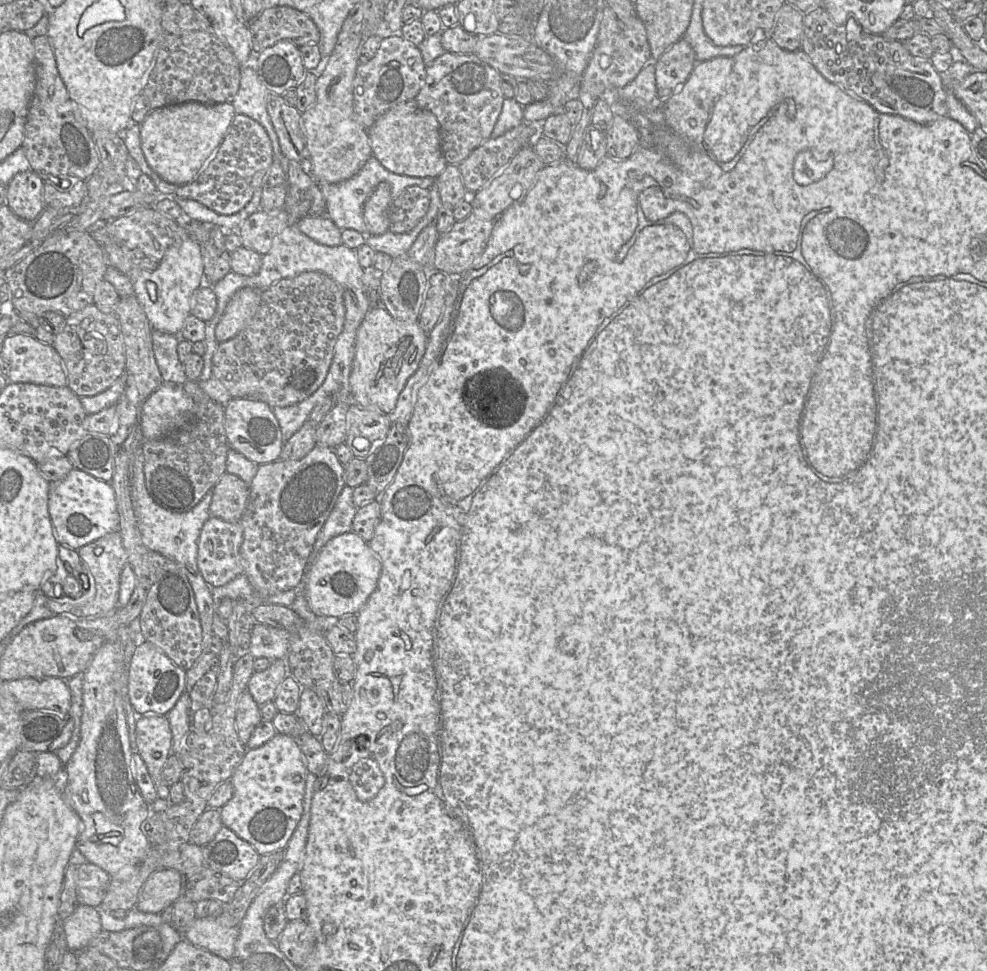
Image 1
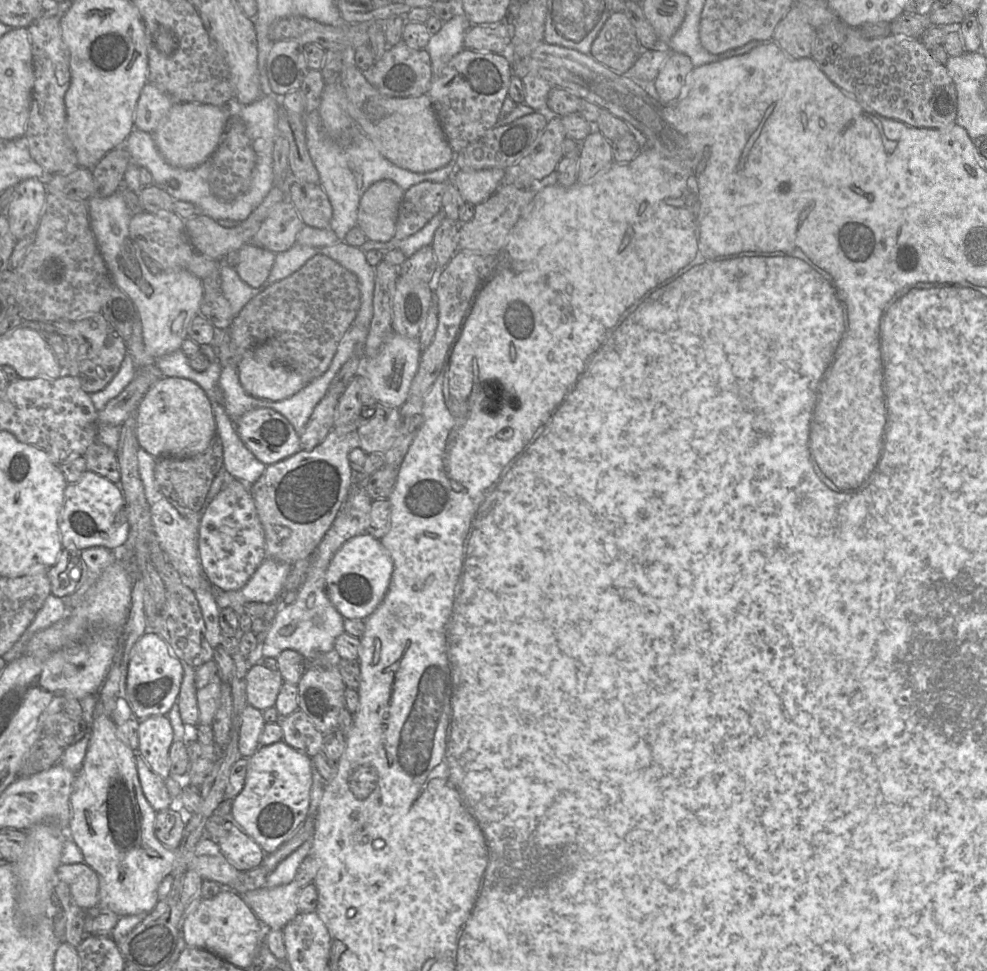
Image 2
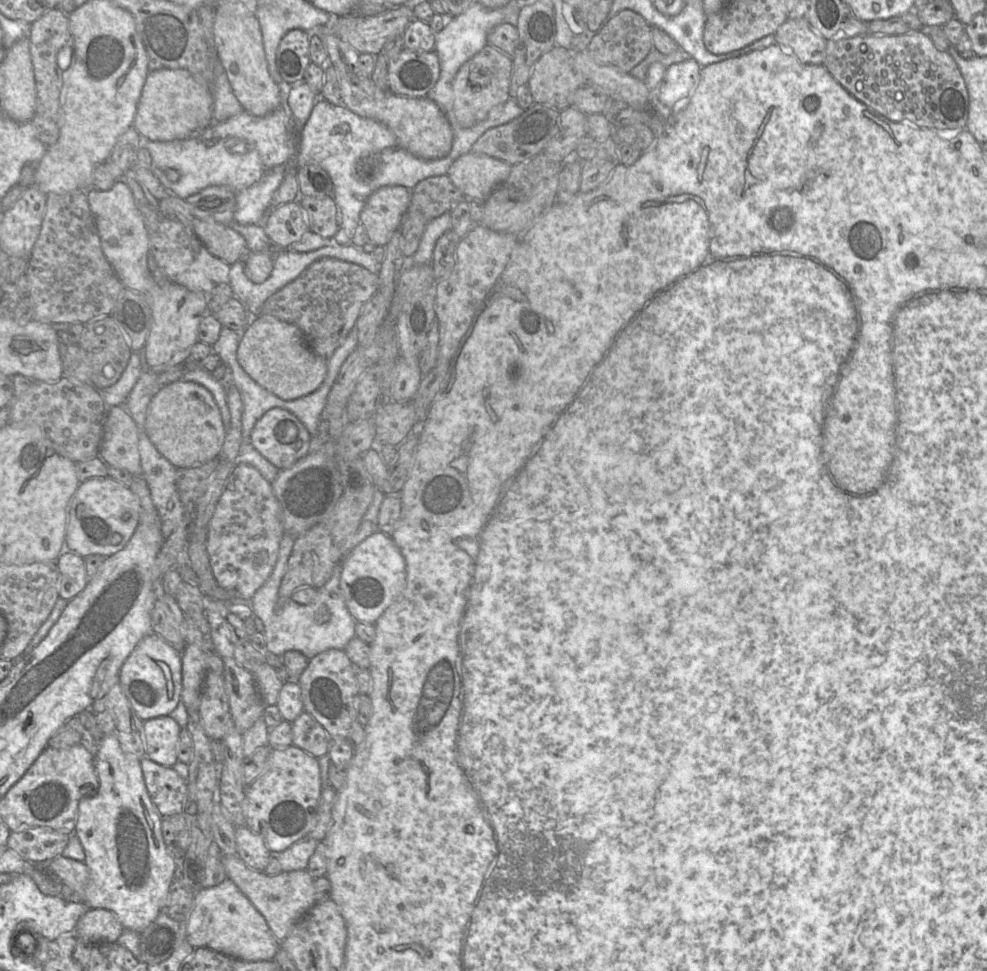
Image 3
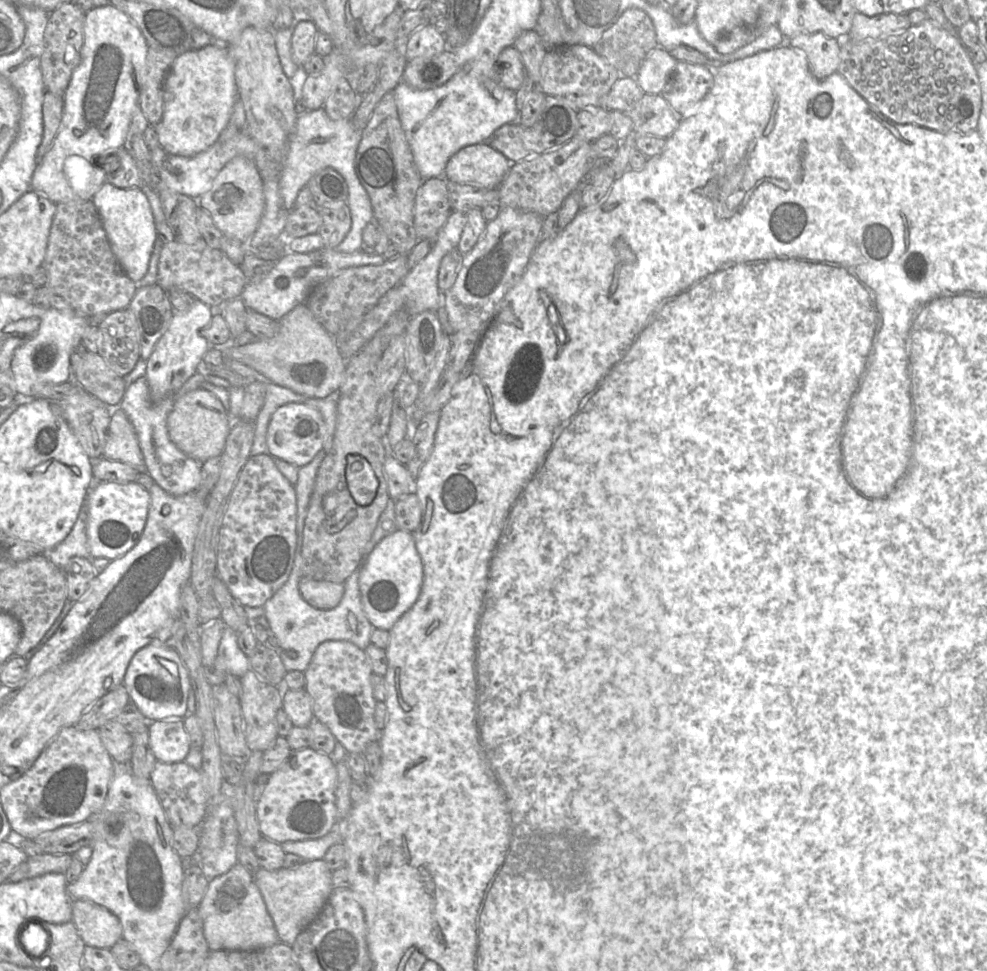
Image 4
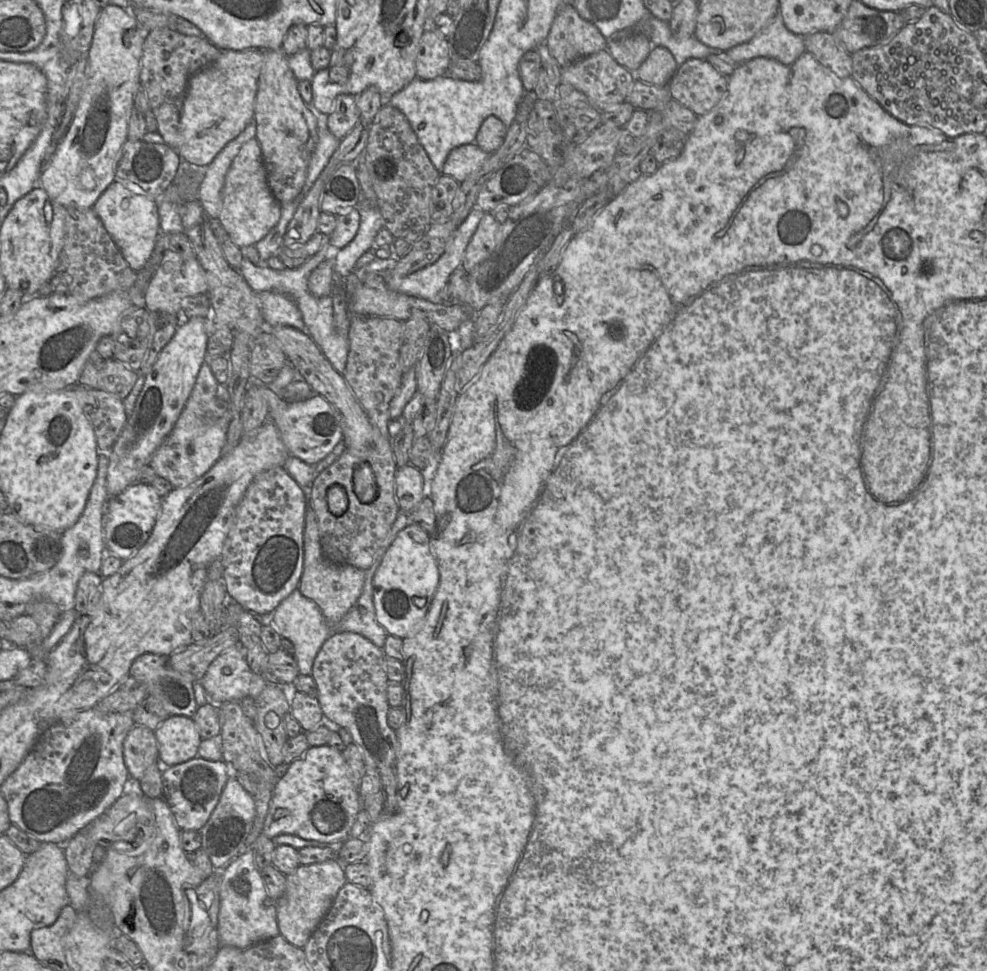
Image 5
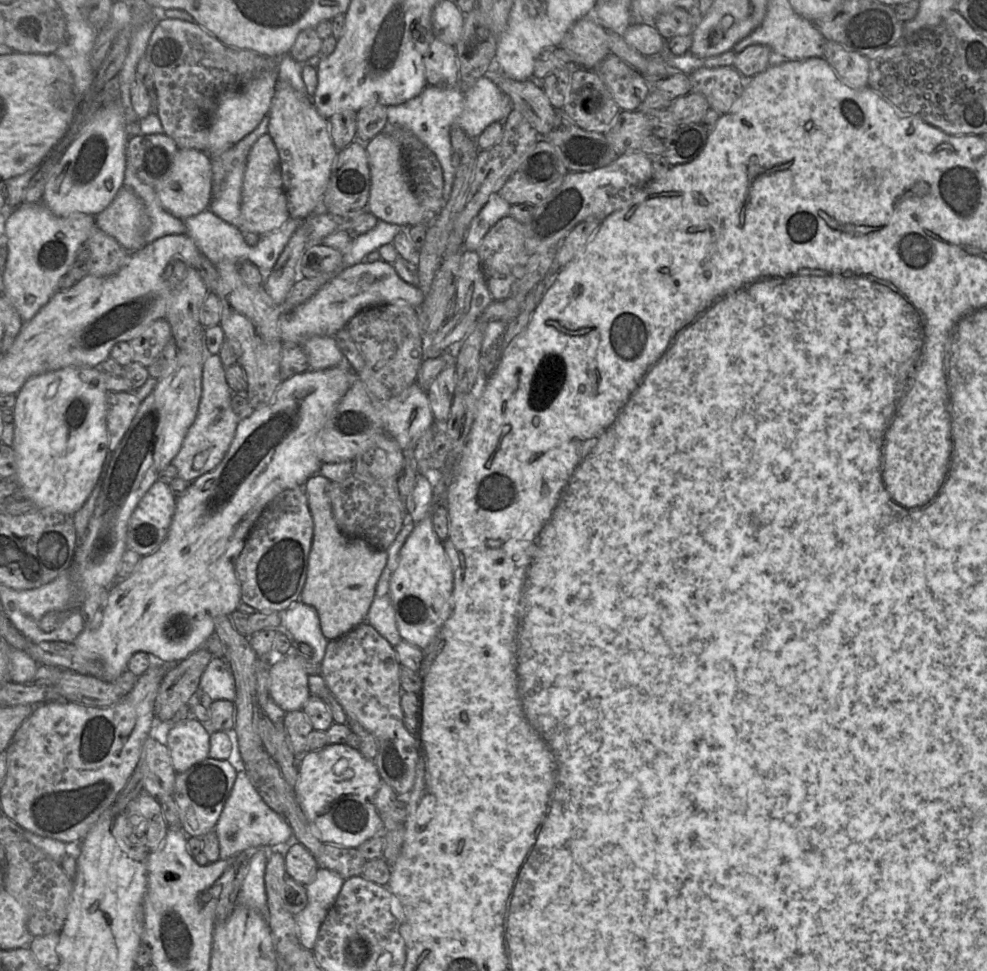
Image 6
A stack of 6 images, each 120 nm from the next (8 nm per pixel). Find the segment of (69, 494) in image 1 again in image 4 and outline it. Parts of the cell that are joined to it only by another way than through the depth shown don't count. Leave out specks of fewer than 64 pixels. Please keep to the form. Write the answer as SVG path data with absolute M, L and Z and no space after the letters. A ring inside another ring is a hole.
M104 481L95 483L87 494L87 539L91 558L117 559L138 542L148 514L150 494L140 484Z

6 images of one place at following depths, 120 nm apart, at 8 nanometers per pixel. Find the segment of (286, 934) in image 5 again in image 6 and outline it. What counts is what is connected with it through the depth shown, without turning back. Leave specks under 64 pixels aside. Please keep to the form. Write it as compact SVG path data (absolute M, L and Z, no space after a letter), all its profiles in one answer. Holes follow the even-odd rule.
M319 867L313 881L305 886L307 905L295 915L299 942L303 948L310 951L314 948L320 927L336 901L344 880L337 872Z

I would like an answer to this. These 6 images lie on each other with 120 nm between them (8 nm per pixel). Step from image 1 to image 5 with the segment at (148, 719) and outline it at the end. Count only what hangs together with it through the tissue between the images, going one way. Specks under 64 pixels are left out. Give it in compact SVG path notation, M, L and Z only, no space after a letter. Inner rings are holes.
M168 716L155 730L158 759L163 767L174 766L197 757L202 741L191 717Z

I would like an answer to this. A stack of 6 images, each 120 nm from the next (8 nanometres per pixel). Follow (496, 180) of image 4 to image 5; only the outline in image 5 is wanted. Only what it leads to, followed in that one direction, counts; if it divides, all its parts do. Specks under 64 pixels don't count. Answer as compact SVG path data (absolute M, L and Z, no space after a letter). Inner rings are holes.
M475 142L458 146L448 154L442 174L462 183L481 169L489 155L490 153L483 151Z

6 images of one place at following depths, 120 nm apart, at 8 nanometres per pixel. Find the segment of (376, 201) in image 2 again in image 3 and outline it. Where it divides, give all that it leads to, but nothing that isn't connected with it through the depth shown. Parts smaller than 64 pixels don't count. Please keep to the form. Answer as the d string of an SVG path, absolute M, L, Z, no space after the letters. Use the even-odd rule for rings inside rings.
M382 186L372 192L360 214L369 242L385 247L399 228L411 203L411 190L404 186Z

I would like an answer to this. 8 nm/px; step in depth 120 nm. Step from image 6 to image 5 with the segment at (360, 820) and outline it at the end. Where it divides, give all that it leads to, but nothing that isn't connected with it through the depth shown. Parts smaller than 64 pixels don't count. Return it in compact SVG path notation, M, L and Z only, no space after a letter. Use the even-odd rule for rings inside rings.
M328 746L309 747L302 756L287 767L275 767L278 779L272 788L272 797L261 833L272 839L280 834L296 835L318 843L343 843L361 811L361 799L342 752Z

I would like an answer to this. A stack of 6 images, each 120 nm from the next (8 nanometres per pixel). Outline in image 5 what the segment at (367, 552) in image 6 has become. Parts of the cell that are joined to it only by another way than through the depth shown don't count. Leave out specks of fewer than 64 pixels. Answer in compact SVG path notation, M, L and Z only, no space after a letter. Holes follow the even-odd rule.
M308 503L303 542L304 563L298 589L304 597L310 599L319 607L328 623L336 624L349 612L361 595L366 572L350 565L334 563L325 558L321 549L317 519Z

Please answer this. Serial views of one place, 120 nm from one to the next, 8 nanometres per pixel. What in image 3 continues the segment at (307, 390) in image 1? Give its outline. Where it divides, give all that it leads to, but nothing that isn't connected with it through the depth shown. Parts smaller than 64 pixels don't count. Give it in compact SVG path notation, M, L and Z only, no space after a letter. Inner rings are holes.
M334 258L313 262L299 277L285 285L263 304L260 315L271 315L294 324L304 334L310 348L329 359L356 324L365 303L379 290L378 272Z

